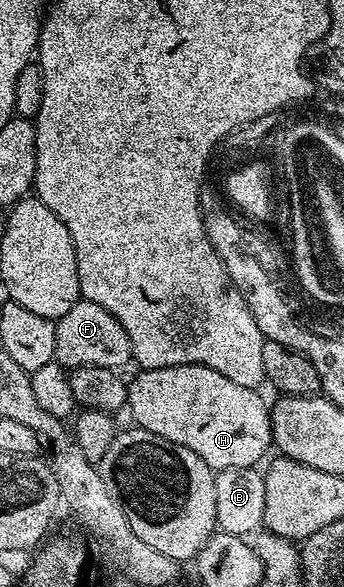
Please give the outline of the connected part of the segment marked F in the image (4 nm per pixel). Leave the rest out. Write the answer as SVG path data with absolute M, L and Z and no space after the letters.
M86 300L77 301L73 304L73 308L69 308L69 312L65 312L65 316L61 316L55 322L55 361L68 368L81 366L120 368L119 366L132 361L129 336L125 336L125 328L121 328L121 324L117 324L117 320L109 316L109 312L101 308L101 304L93 304Z

